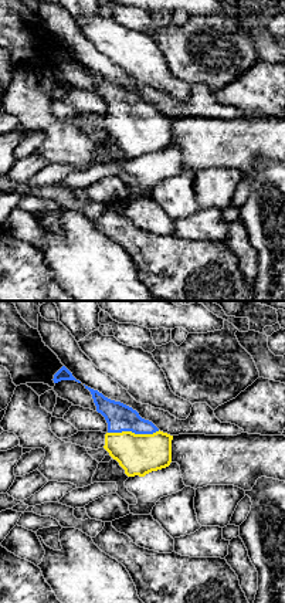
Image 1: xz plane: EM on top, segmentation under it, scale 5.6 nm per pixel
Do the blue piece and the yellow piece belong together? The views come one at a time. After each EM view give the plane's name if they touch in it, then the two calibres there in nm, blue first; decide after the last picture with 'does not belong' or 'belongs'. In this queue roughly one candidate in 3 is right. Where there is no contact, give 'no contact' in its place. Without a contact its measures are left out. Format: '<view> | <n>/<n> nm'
xz | 160/240 nm

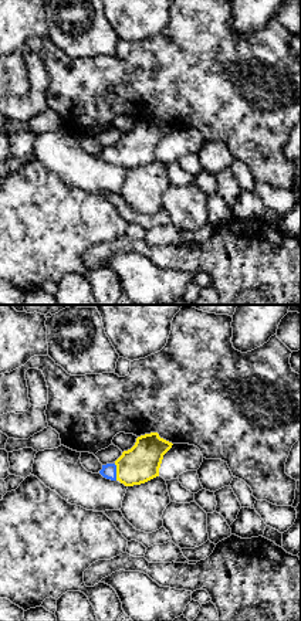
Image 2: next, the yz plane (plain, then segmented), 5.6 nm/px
yz | 90/200 nm

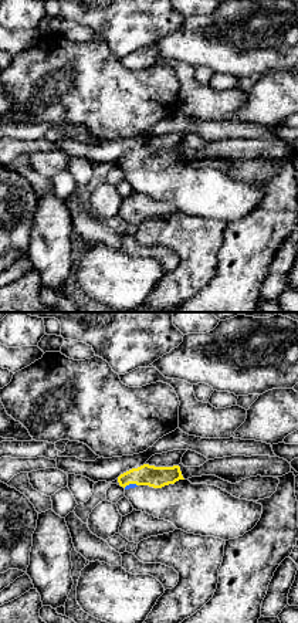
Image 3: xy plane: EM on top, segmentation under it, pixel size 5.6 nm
xy | 30/120 nm

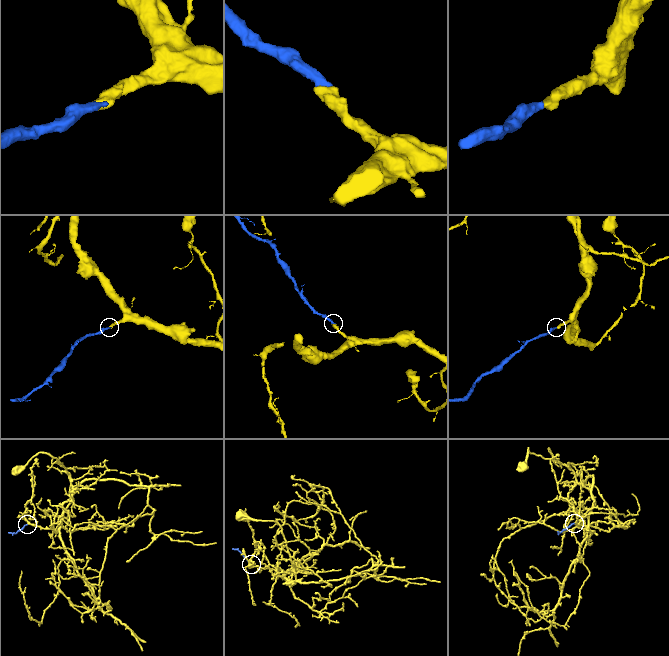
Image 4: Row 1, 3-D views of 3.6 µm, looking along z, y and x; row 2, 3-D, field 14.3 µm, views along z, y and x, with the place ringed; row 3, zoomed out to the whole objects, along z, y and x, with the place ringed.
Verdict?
belongs

